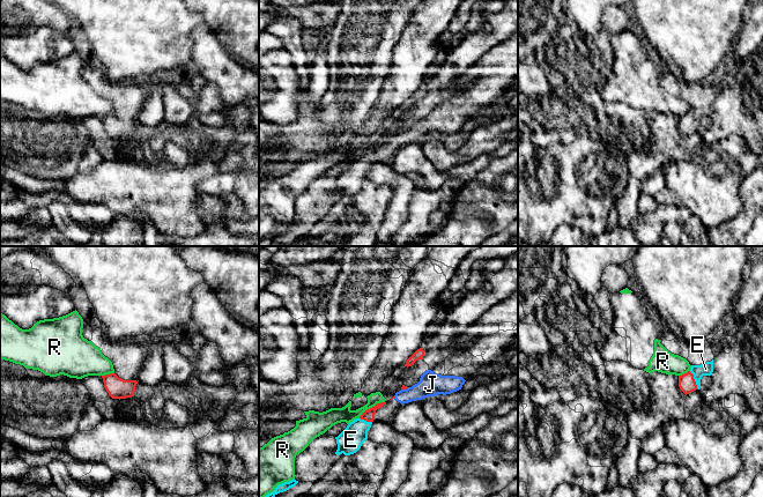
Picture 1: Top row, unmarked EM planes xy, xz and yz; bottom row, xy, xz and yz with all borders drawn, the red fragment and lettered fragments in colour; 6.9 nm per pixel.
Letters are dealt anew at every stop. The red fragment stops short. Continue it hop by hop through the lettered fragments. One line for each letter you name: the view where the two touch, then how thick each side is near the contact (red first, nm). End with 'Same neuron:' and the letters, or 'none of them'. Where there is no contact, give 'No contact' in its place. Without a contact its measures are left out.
E: Touches red in yz. Thickness 120 nm (red) against 100 nm
J: Touches red in xz. Thickness 30 nm (red) against 160 nm
Same neuron: E, J

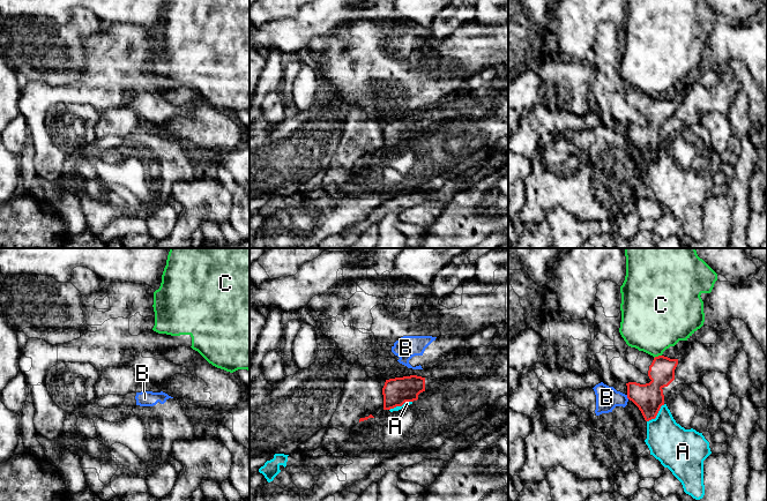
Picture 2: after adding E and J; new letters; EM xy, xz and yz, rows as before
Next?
Same neuron: none of them

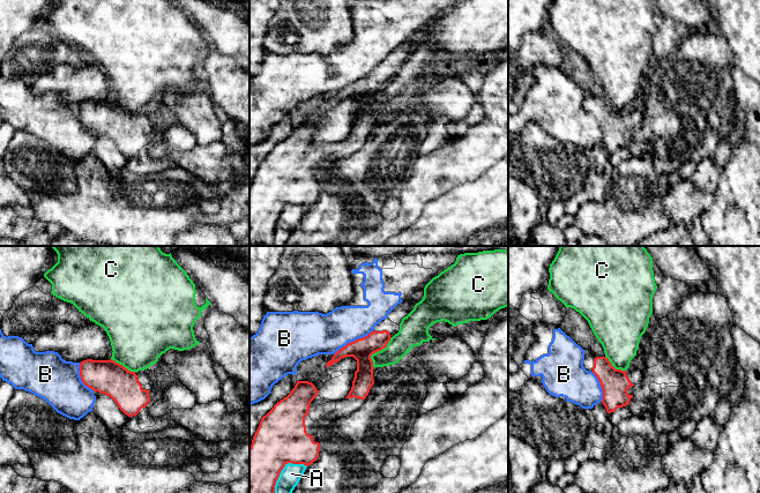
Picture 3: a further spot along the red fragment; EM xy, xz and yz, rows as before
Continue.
Same neuron: none of them

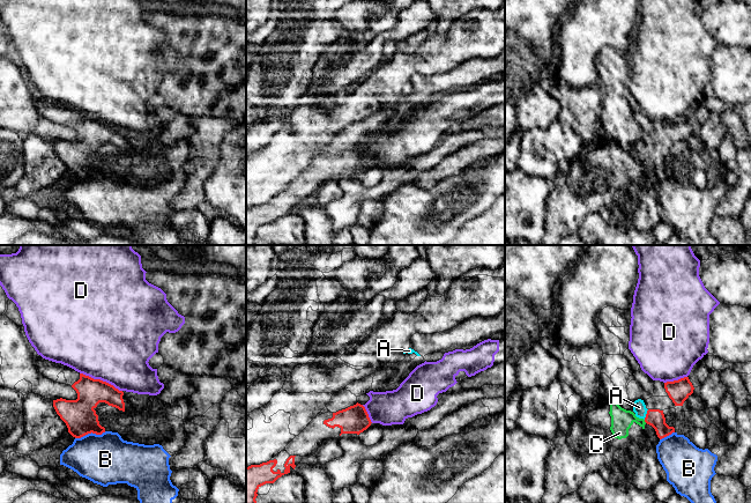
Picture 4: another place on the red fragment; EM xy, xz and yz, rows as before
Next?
A: Touches red in yz. Thickness 130 nm (red) against 90 nm
Same neuron: A

